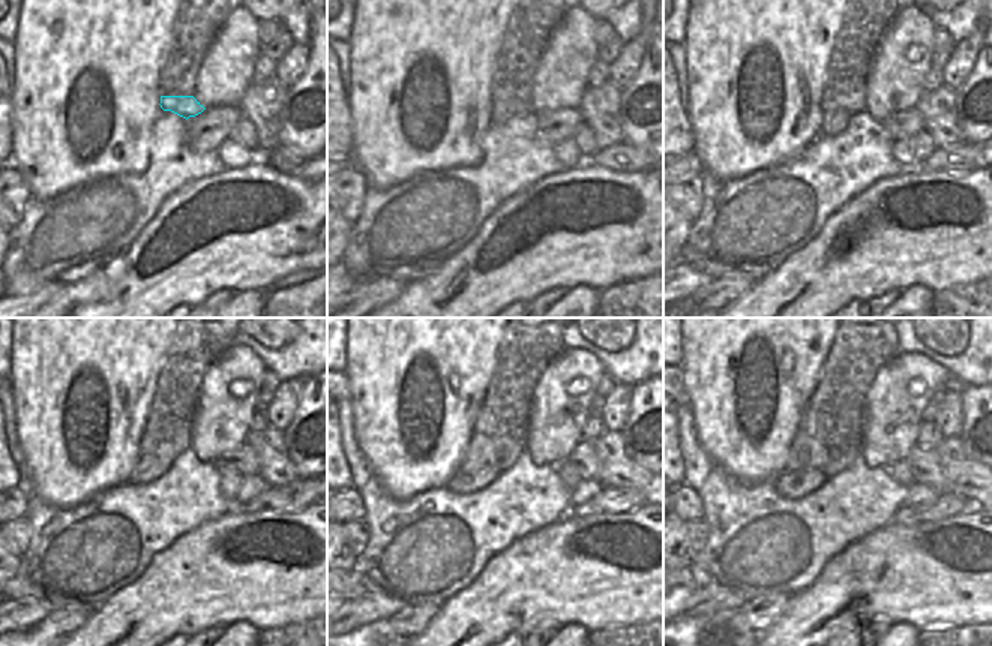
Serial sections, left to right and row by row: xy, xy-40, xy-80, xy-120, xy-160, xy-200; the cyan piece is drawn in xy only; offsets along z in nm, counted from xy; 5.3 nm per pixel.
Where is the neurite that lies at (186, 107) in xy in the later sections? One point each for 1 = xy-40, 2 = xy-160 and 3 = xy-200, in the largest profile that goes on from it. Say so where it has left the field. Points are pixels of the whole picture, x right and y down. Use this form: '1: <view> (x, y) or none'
1: xy-40 (500, 111)
2: xy-160 (462, 481)
3: xy-200 (791, 484)

